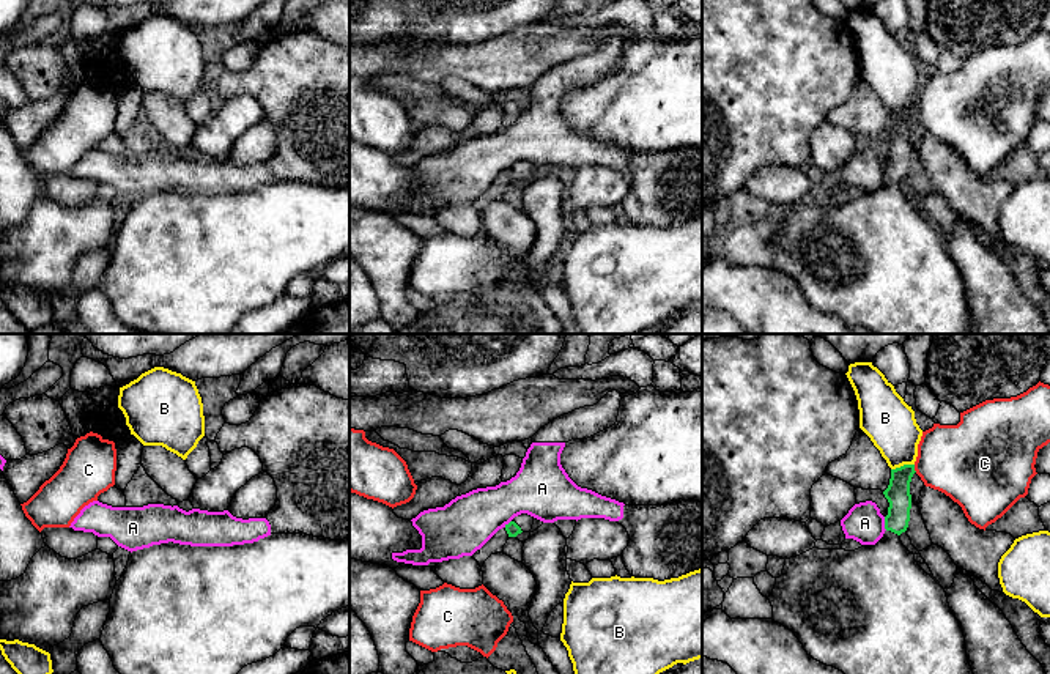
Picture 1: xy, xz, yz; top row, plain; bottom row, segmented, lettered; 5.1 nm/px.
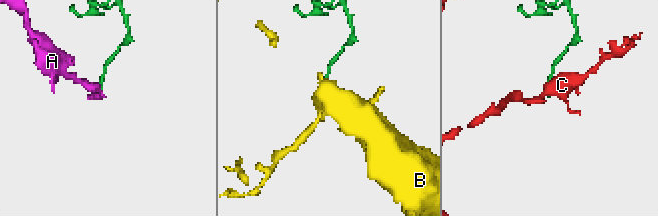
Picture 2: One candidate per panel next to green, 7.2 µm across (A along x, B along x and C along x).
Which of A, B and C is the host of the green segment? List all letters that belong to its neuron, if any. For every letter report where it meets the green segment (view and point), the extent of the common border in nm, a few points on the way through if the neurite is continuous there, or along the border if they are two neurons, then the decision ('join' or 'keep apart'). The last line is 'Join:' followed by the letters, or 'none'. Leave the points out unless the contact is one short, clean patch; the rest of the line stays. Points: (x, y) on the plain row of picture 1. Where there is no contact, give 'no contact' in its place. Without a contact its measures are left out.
A: yz (885, 170) | 70 nm | along yz (883, 164), (887, 177) | keep apart
B: yz (904, 112) | 120 nm | along yz (913, 111), (904, 111), (891, 117) | keep apart
C: yz (913, 115) | 40 nm | along yz (913, 112), (916, 118) | keep apart
Join: none

